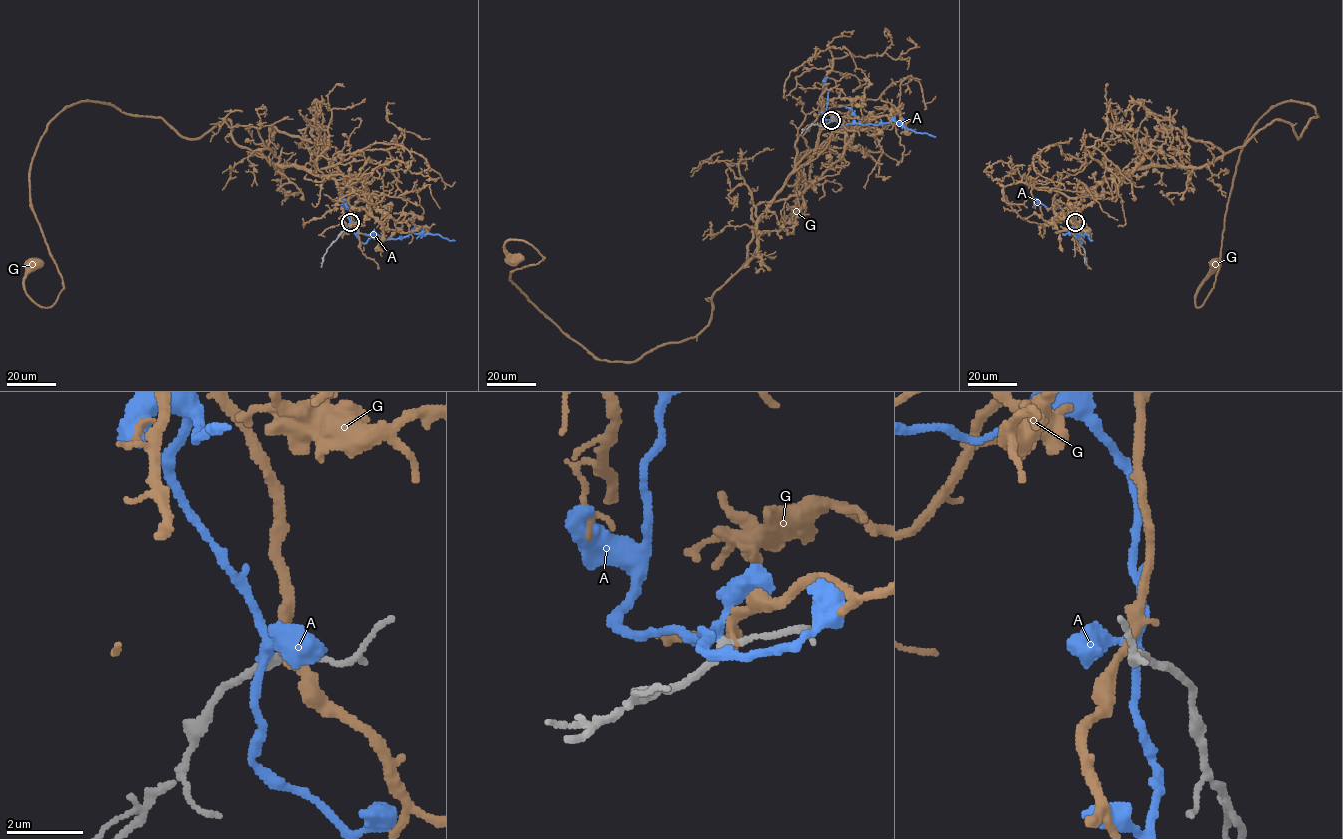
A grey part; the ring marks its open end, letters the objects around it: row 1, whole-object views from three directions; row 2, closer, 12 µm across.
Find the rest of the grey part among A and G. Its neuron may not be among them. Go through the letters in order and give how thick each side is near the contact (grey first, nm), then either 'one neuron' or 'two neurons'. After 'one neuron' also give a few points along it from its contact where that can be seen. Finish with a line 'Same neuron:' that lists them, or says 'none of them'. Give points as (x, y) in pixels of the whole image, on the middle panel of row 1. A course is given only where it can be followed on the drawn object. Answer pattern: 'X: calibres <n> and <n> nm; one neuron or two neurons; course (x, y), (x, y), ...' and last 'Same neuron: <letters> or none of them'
A: calibres 170 and 220 nm; two neurons
G: calibres 170 and 190 nm; two neurons
Same neuron: none of them

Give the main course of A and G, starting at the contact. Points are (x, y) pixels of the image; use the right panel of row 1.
A: (1075, 223), (1076, 234), (1081, 240), (1079, 242), (1076, 232), (1088, 234), (1093, 240)
G: (1075, 223), (1105, 179), (1211, 164), (1278, 119), (1298, 138), (1309, 104), (1256, 122), (1199, 307), (1216, 265)

